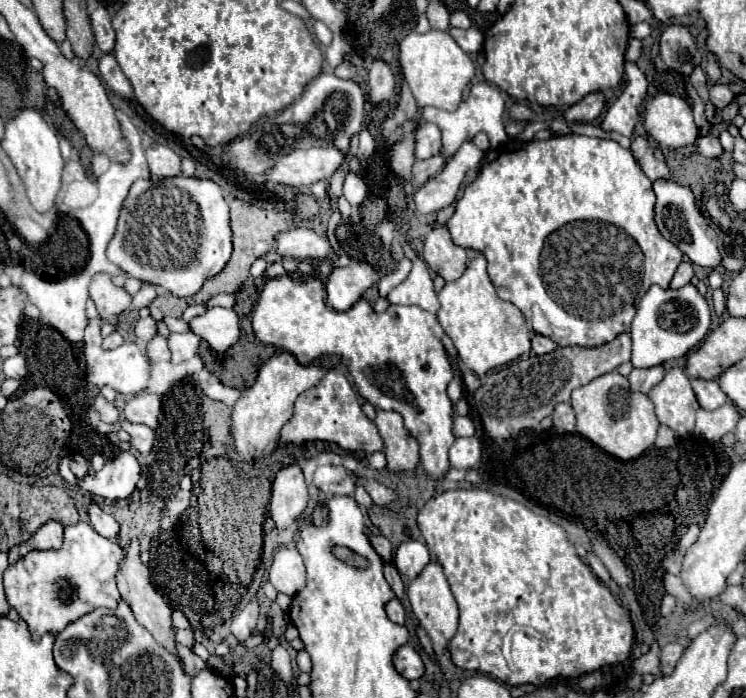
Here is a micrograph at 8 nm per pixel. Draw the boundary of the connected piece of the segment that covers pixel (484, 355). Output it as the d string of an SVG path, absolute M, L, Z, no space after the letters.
M477 255L467 263L461 279L443 287L439 293L439 303L441 307L437 311L437 321L451 337L461 361L473 373L485 375L489 369L515 361L517 357L531 351L531 331L527 329L527 319L513 303L499 299L487 275L487 259L483 255Z

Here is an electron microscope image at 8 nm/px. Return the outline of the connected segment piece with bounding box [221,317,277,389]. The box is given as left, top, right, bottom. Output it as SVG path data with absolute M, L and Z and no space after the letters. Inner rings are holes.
M249 317L241 319L241 337L229 349L229 353L225 353L221 383L235 389L251 387L255 383L259 367L275 353L277 353L275 347L263 345L255 339L251 331L251 319Z

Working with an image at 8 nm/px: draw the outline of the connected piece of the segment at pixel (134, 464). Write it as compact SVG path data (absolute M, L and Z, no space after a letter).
M123 451L115 459L107 461L101 471L89 471L85 477L75 477L75 473L69 469L69 459L63 457L59 473L73 487L117 501L127 499L135 491L135 485L141 477L141 465L129 451Z

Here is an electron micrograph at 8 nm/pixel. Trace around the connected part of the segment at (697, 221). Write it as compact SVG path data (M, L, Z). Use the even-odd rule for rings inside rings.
M669 179L669 181L653 183L653 191L657 197L655 221L657 221L657 227L663 233L663 237L671 239L671 243L675 243L691 259L691 263L701 265L701 267L709 267L709 269L721 267L723 255L719 253L719 247L717 247L717 233L707 223L707 219L701 215L701 211L697 209L691 189Z

